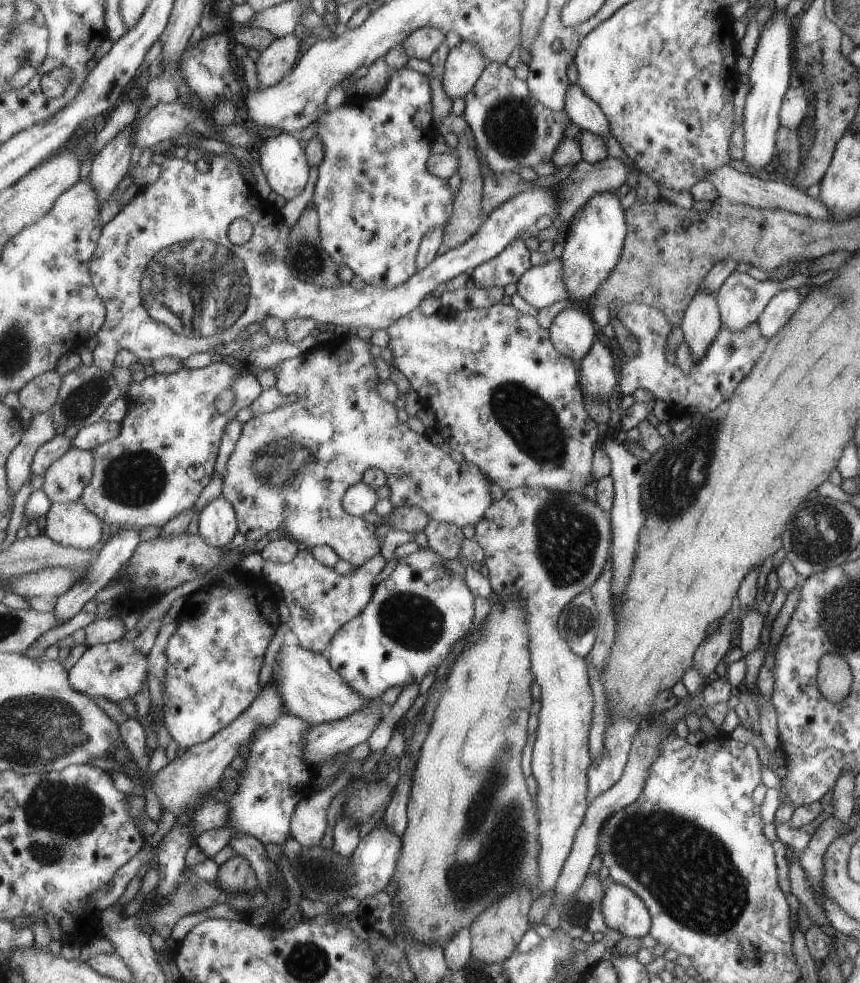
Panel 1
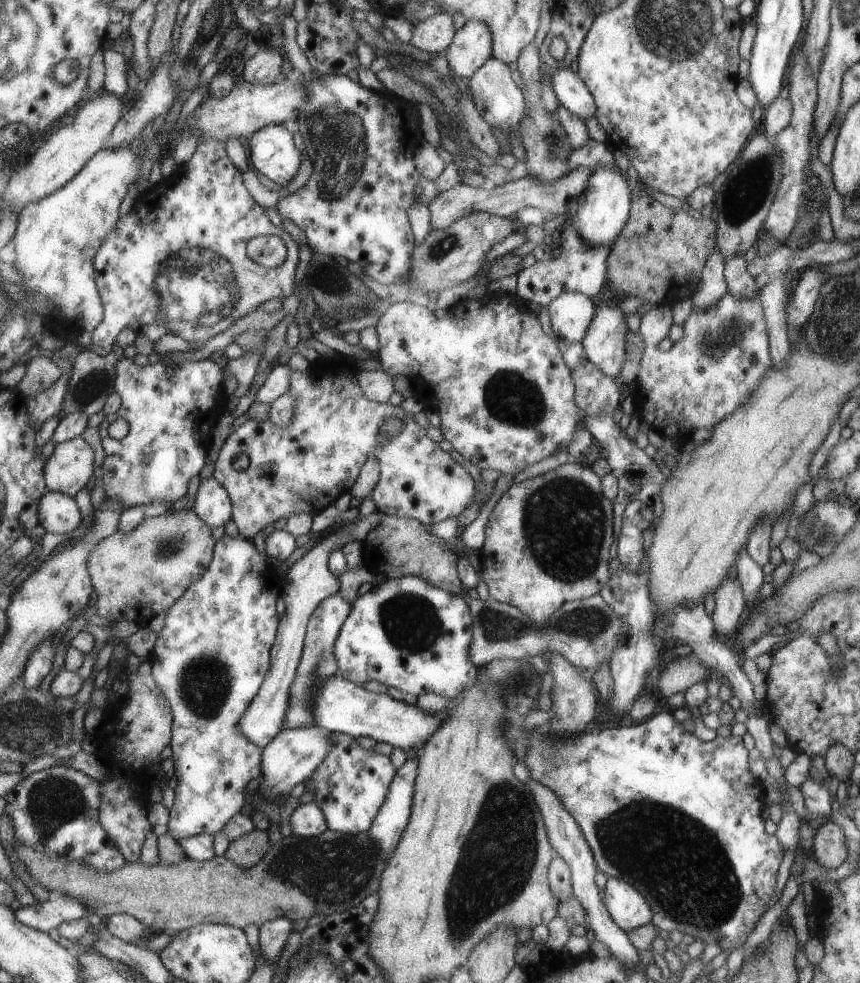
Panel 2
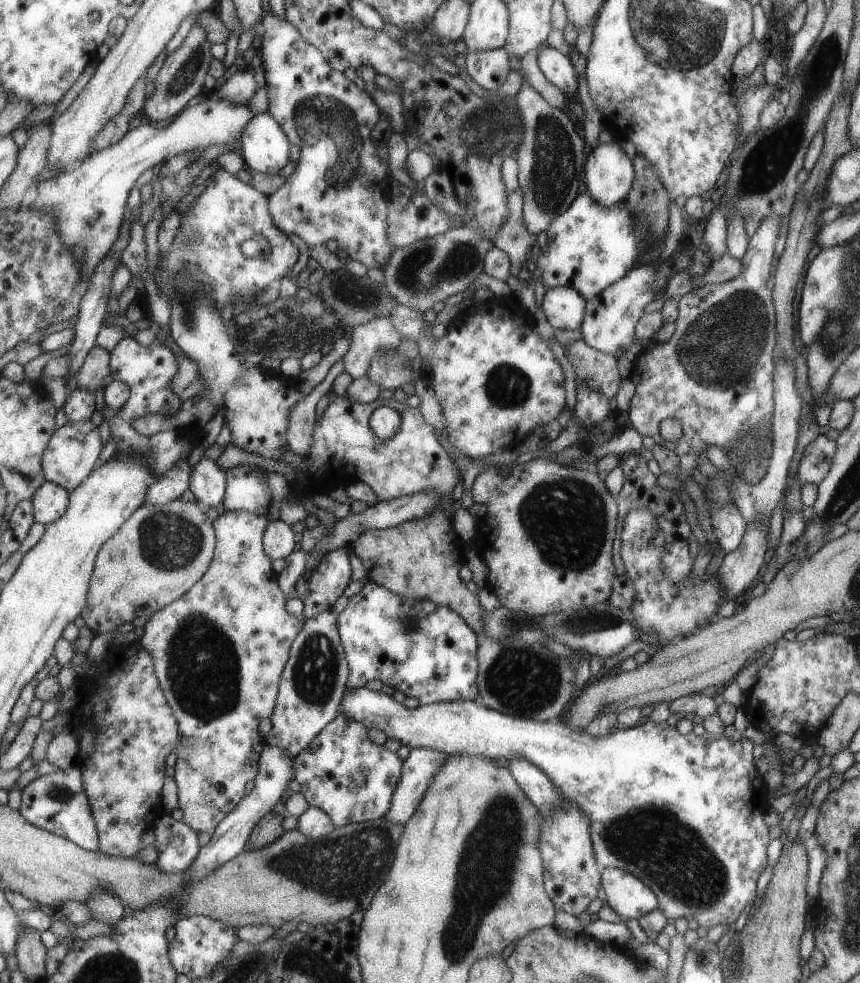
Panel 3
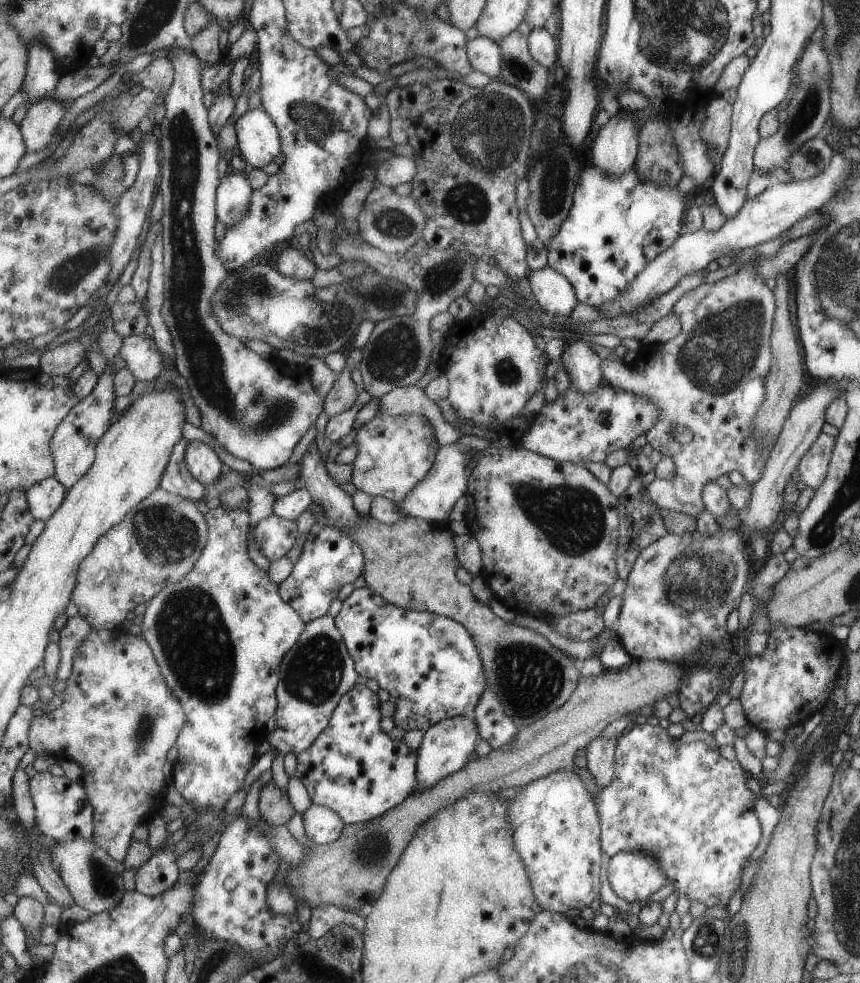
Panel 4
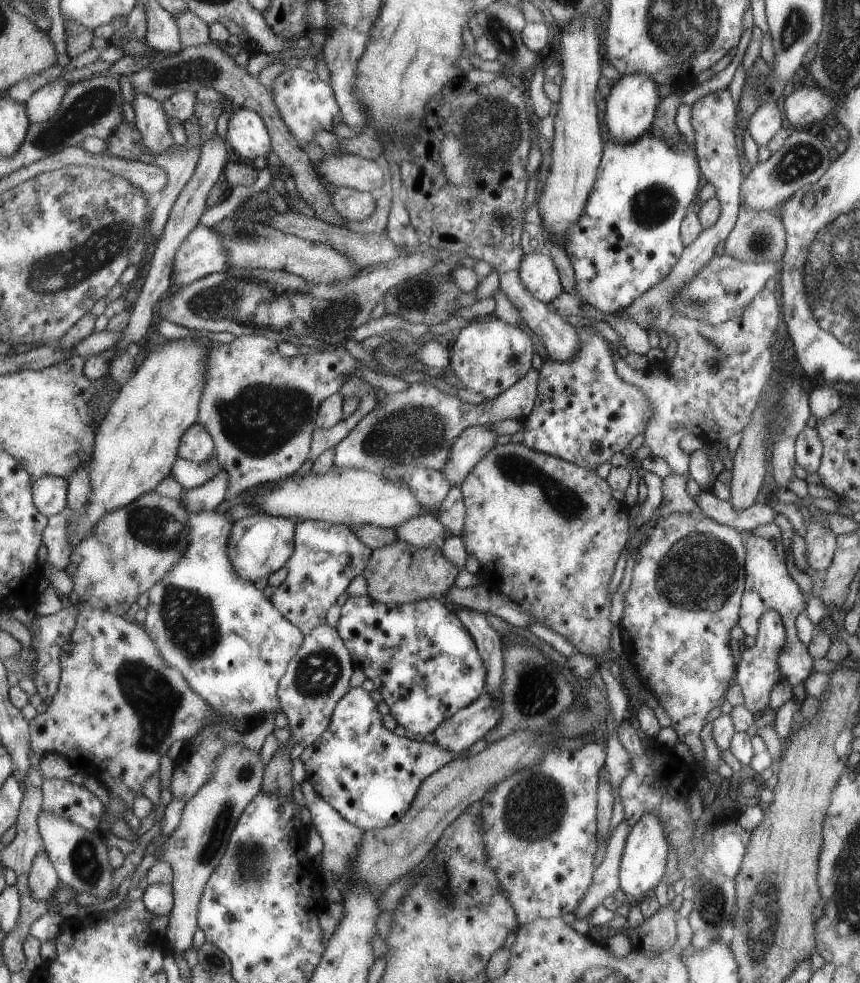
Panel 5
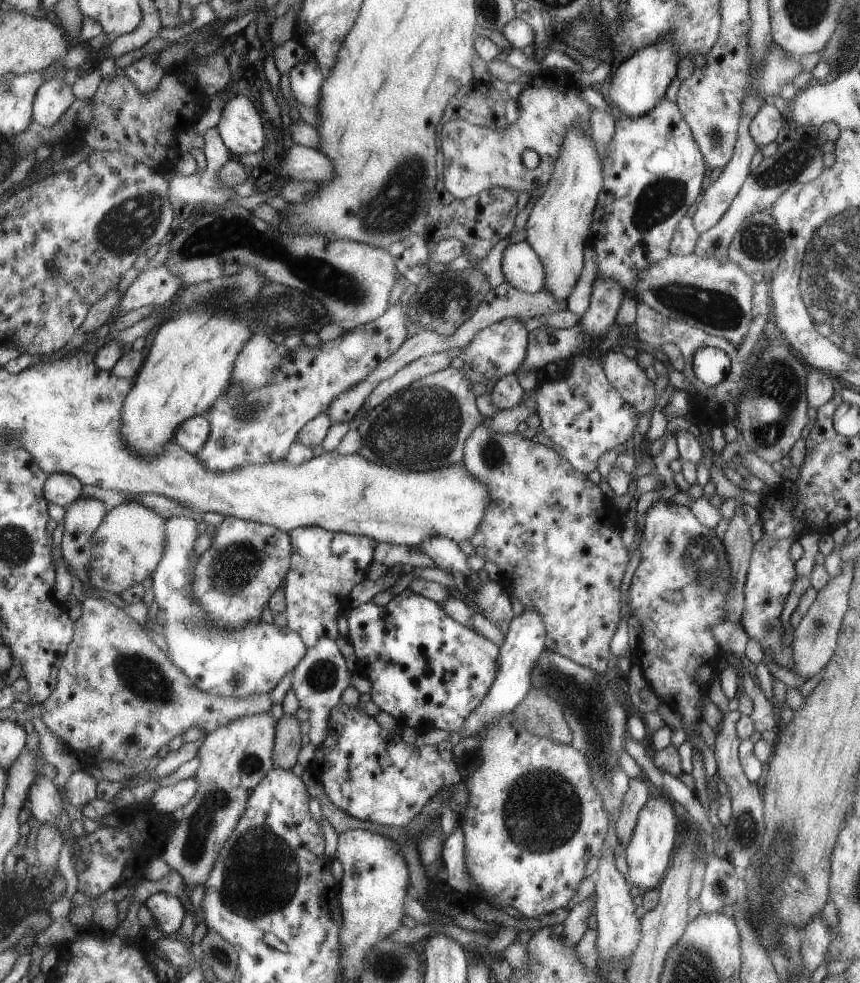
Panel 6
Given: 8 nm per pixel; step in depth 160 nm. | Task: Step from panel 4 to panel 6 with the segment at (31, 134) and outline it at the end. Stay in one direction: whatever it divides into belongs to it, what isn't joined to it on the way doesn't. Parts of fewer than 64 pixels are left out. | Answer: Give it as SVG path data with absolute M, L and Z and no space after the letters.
M55 78L43 84L36 94L34 104L35 121L52 127L75 102L73 88L62 78Z

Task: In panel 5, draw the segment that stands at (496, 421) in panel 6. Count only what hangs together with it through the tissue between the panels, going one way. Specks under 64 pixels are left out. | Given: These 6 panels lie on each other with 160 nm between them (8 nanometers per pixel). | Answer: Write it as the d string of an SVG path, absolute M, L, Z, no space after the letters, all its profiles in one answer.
M475 425L465 429L452 450L452 460L446 464L445 478L462 484L466 474L495 446L499 434L492 425Z

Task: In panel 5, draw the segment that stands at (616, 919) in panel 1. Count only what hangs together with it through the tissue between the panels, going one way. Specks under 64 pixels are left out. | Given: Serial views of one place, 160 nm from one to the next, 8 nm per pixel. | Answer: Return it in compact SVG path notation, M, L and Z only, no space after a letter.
M653 813L643 814L642 818L630 828L618 868L619 889L630 899L639 900L661 880L667 854L665 835L662 822Z

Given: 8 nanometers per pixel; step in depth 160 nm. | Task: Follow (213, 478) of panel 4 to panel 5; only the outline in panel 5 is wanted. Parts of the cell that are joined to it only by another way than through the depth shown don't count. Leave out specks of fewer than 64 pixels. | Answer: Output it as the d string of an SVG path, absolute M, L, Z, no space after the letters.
M197 422L186 430L179 447L181 458L204 463L216 455L214 436L203 426L203 423Z

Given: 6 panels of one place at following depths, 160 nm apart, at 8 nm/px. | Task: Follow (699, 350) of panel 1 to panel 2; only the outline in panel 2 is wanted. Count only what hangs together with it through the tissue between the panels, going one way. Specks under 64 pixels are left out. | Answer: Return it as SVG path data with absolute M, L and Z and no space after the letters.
M715 246L706 258L705 265L702 266L701 280L697 282L697 288L690 296L691 309L703 310L712 307L716 300L722 298L725 291L724 258Z

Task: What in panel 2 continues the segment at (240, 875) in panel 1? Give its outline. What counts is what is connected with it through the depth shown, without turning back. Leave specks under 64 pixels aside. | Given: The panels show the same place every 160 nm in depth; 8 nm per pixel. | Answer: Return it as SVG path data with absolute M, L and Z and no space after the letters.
M253 829L251 832L232 840L225 855L244 869L258 865L271 845L269 836L271 834L268 830Z

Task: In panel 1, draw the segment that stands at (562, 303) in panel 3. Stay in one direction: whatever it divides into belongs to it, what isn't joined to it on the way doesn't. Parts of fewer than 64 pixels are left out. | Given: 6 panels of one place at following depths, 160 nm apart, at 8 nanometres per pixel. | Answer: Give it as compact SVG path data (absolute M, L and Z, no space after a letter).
M573 302L556 314L549 329L559 352L576 363L582 362L589 354L597 338L591 314Z

